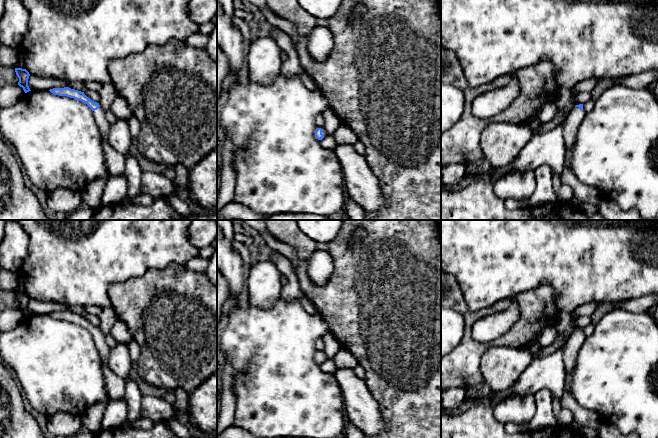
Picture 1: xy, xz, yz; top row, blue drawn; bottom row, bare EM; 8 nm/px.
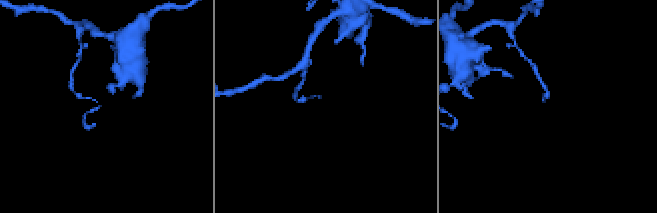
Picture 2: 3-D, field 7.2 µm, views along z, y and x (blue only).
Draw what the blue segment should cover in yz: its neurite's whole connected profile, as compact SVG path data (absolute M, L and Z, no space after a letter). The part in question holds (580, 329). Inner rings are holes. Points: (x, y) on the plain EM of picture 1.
M583 328L576 329L569 335L566 344L561 349L566 370L569 372L574 370L576 357L583 344L583 341Z

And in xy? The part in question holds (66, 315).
M69 311L53 312L49 315L55 319L67 320L80 324L92 333L95 346L101 357L107 400L125 399L126 381L124 378L117 376L109 369L107 359L111 348L107 345L106 336L100 331L99 327L92 325L84 318L84 316Z

